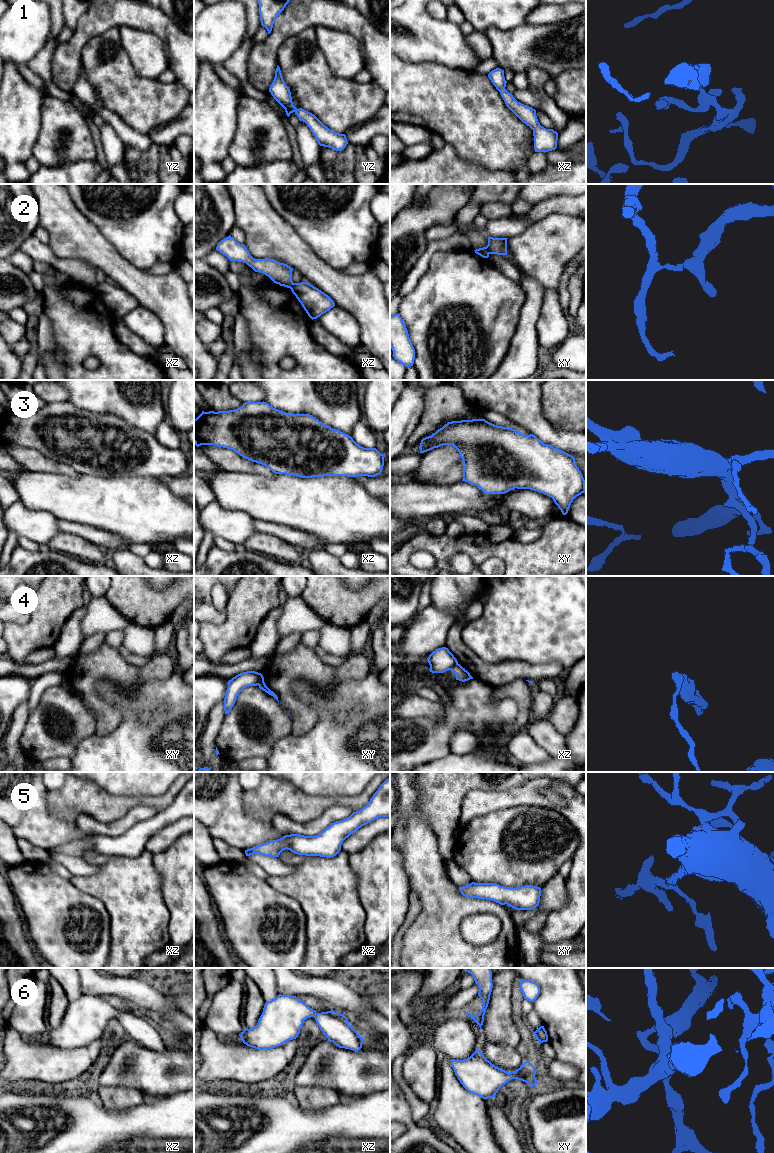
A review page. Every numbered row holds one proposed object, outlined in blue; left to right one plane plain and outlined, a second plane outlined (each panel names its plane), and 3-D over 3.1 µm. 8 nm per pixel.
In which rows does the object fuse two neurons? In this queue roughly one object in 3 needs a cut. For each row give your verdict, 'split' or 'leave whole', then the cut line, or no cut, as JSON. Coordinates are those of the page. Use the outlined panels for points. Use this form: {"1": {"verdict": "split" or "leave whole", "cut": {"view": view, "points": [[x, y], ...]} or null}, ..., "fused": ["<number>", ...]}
{"1": {"verdict": "leave whole", "cut": null}, "2": {"verdict": "split", "cut": {"view": "xy", "points": [[485, 247], [489, 253]]}}, "3": {"verdict": "leave whole", "cut": null}, "4": {"verdict": "split", "cut": {"view": "xy", "points": [[261, 674], [257, 684]]}}, "5": {"verdict": "leave whole", "cut": null}, "6": {"verdict": "leave whole", "cut": null}, "fused": ["2", "4"]}

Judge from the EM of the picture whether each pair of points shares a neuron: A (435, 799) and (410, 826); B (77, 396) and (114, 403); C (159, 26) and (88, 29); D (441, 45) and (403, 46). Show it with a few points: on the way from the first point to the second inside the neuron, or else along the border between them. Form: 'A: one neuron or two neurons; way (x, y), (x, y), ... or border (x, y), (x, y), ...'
A: two neurons; border (420, 791), (418, 803), (420, 816), (434, 834)
B: one neuron; way (86, 396), (105, 396)
C: one neuron; way (141, 17), (106, 17)
D: one neuron; way (432, 45), (412, 45)

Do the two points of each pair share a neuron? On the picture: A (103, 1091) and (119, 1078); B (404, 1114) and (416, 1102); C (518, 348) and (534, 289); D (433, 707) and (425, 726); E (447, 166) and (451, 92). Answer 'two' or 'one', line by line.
A: two
B: two
C: one
D: two
E: two

